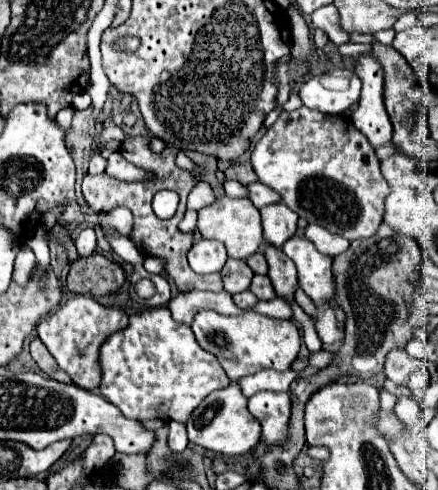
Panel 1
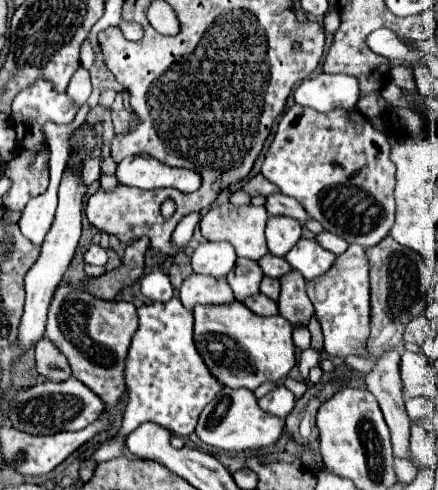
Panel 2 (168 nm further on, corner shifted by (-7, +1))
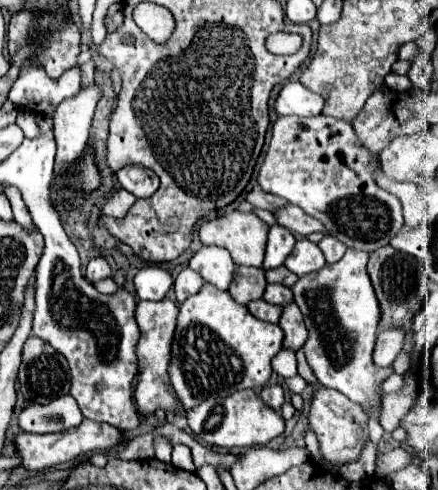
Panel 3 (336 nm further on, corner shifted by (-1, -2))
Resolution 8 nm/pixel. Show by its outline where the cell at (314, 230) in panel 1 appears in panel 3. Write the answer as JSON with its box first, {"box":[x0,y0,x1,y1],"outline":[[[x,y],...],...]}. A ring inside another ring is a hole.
{"box":[318,235,346,263],"outline":[[[326,235],[326,237],[318,243],[318,247],[320,247],[320,251],[324,253],[326,263],[336,263],[338,259],[342,259],[342,255],[344,255],[344,251],[346,251],[346,245],[340,243],[338,239],[334,239],[332,235]]]}

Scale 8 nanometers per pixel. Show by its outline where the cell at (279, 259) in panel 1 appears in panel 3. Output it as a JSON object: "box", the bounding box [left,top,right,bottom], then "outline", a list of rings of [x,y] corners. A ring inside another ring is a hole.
{"box":[280,303,308,351],"outline":[[[288,303],[284,307],[284,313],[280,317],[280,327],[284,331],[284,341],[282,341],[284,349],[298,351],[304,347],[304,343],[308,339],[308,331],[306,331],[306,325],[302,321],[302,313],[298,311],[296,303]]]}

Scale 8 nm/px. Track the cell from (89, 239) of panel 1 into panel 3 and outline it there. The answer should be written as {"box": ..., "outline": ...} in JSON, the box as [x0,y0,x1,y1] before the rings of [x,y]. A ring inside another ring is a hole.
{"box":[86,257,112,285],"outline":[[[104,257],[92,259],[92,261],[88,263],[88,267],[86,267],[86,279],[94,285],[96,281],[106,279],[106,277],[112,277],[112,269],[110,269],[108,261],[106,261]]]}

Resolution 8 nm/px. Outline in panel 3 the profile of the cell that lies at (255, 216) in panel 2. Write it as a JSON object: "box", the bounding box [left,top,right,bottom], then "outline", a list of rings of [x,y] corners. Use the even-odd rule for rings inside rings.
{"box":[200,211,268,267],"outline":[[[230,211],[222,217],[216,217],[212,221],[206,221],[200,227],[200,241],[204,245],[218,245],[230,251],[236,265],[248,265],[248,267],[262,267],[264,261],[264,249],[268,243],[268,225],[254,213],[240,213]]]}

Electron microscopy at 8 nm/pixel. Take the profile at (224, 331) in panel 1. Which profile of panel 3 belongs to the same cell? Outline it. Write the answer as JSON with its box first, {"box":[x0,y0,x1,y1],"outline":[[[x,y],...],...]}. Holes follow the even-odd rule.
{"box":[168,283,282,411],"outline":[[[206,283],[180,305],[168,379],[184,411],[190,411],[210,397],[226,397],[246,387],[260,391],[272,375],[270,361],[280,349],[282,329],[278,325],[254,319],[228,291],[218,291],[214,285]]]}

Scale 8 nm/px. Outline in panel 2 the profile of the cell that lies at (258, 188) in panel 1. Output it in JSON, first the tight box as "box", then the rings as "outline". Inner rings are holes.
{"box":[266,192,308,222],"outline":[[[280,192],[266,196],[266,210],[272,216],[292,216],[292,218],[296,218],[300,222],[308,220],[308,214],[304,212],[304,208],[294,198],[288,198],[288,196],[280,194]]]}

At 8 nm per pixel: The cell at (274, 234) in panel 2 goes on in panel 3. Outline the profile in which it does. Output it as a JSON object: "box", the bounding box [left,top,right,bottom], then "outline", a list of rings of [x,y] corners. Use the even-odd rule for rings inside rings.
{"box":[264,225,294,271],"outline":[[[274,225],[268,233],[268,247],[266,247],[266,259],[264,259],[264,271],[276,269],[284,265],[286,257],[294,249],[294,235],[280,225]]]}

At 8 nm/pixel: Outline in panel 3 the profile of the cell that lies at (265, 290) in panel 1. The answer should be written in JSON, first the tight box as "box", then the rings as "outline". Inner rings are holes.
{"box":[262,285,294,305],"outline":[[[268,285],[262,299],[268,301],[268,303],[272,303],[272,305],[288,305],[288,303],[294,301],[294,295],[292,295],[292,289],[288,289],[288,287]]]}

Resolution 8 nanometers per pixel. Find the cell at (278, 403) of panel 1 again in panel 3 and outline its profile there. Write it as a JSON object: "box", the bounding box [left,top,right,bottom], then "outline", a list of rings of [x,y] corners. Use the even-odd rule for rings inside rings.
{"box":[260,385,284,411],"outline":[[[266,385],[260,391],[260,397],[268,407],[272,407],[276,411],[280,411],[280,407],[284,405],[284,391],[282,391],[280,385]]]}

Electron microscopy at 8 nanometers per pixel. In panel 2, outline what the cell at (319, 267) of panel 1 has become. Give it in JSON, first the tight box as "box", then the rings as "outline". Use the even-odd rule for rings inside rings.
{"box":[284,238,336,280],"outline":[[[300,238],[296,246],[284,256],[292,268],[296,268],[306,280],[314,280],[330,270],[336,256],[324,250],[316,240]]]}

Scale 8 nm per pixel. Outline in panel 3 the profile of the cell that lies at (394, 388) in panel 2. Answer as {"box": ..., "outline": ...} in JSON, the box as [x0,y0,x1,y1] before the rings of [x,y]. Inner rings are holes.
{"box":[374,327,406,367],"outline":[[[388,327],[388,329],[378,331],[376,349],[374,349],[374,363],[378,367],[390,367],[392,365],[396,355],[402,351],[404,335],[406,335],[404,327]]]}

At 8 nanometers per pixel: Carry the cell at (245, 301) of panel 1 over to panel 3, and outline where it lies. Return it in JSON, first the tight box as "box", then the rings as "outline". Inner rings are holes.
{"box":[246,299,282,323],"outline":[[[264,299],[250,301],[246,307],[248,307],[248,311],[250,311],[256,319],[268,321],[268,323],[278,323],[278,319],[280,319],[280,315],[282,315],[282,307],[270,305],[270,303],[266,303]]]}

